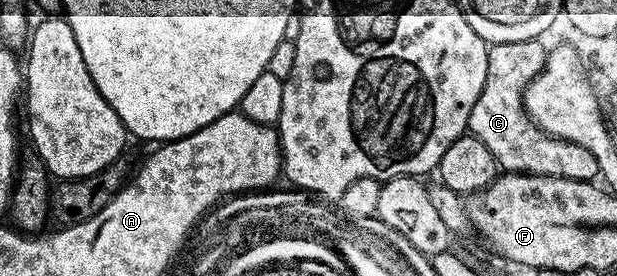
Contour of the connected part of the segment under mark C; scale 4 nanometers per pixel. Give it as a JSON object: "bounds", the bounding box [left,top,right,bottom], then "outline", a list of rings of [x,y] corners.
{"bounds":[469,39,598,181],"outline":[[[535,39],[533,41],[513,41],[512,43],[491,44],[489,46],[488,75],[484,79],[480,99],[476,99],[476,103],[470,112],[469,132],[476,139],[480,139],[480,143],[484,143],[484,147],[488,147],[488,151],[492,151],[492,155],[497,159],[503,170],[511,173],[535,173],[541,177],[563,177],[564,179],[576,179],[577,181],[594,181],[598,177],[598,164],[593,155],[584,151],[584,147],[580,147],[576,143],[562,141],[558,137],[543,133],[526,114],[526,106],[523,104],[526,88],[532,79],[536,79],[536,75],[540,75],[540,71],[546,62],[548,49],[547,46],[542,46],[542,43],[541,40]]]}

